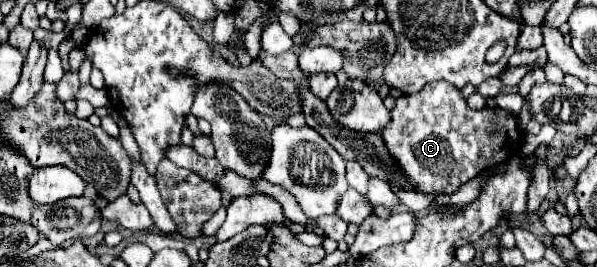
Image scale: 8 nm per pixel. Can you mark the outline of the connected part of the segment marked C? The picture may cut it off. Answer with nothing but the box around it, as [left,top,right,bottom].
[382,82,522,194]

